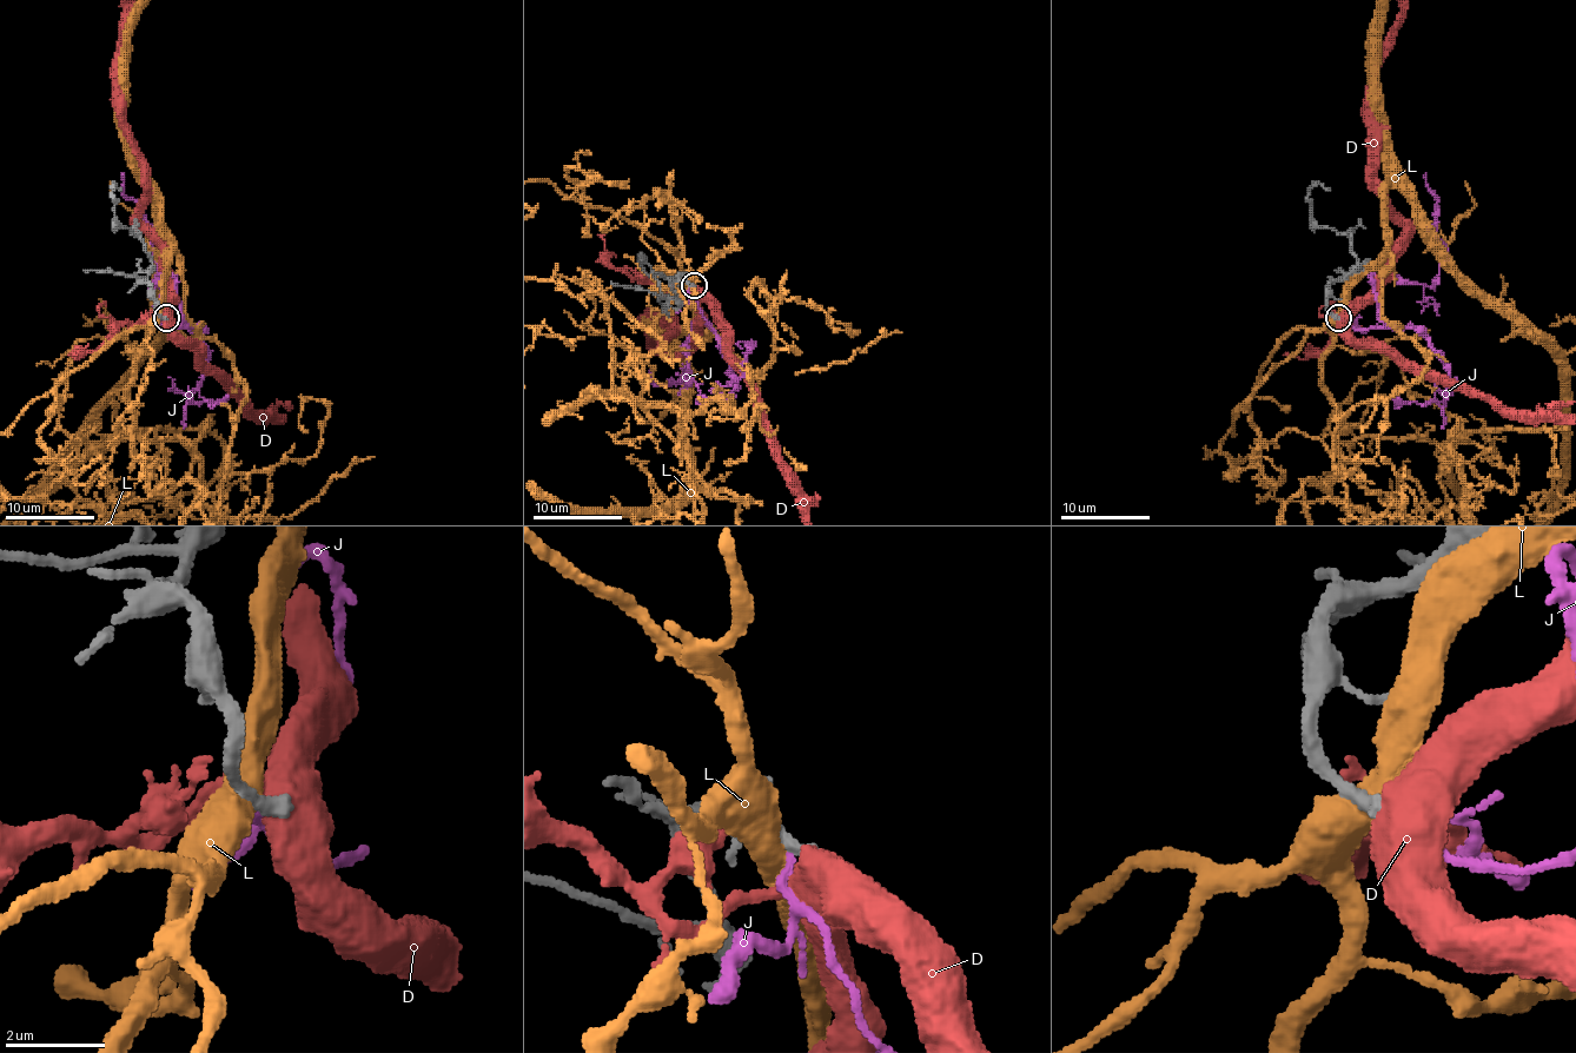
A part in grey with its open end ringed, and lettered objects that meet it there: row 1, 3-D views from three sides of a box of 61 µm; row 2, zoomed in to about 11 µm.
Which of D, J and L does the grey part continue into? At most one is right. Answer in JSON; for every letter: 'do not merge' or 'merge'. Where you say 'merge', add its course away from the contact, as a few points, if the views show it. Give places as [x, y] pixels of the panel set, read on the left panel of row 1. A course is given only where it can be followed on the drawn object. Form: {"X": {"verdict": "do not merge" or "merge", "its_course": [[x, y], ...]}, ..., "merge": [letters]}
{"D": {"verdict": "do not merge"}, "J": {"verdict": "do not merge"}, "L": {"verdict": "do not merge"}, "merge": []}

